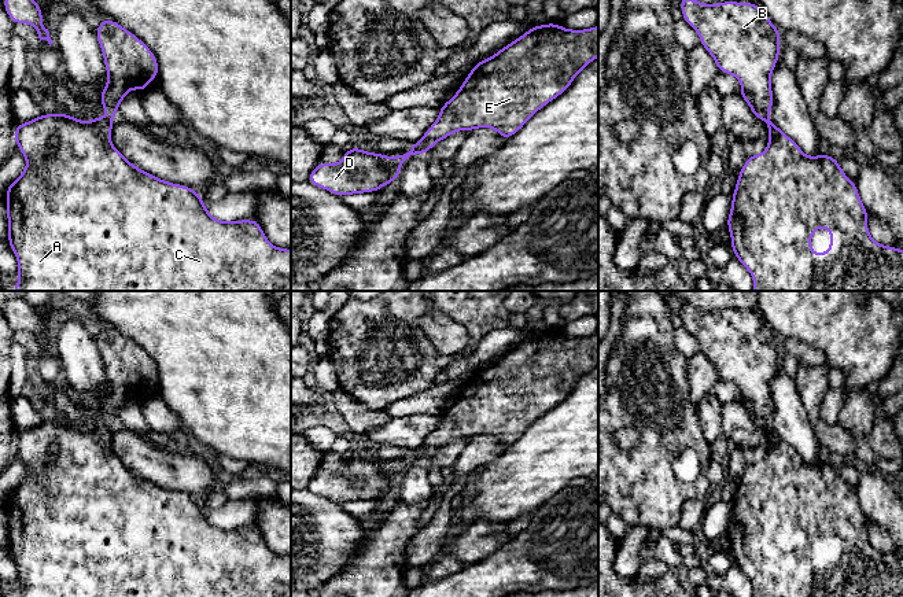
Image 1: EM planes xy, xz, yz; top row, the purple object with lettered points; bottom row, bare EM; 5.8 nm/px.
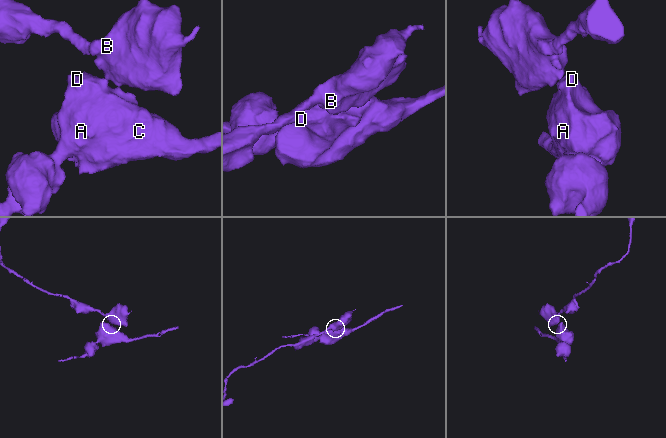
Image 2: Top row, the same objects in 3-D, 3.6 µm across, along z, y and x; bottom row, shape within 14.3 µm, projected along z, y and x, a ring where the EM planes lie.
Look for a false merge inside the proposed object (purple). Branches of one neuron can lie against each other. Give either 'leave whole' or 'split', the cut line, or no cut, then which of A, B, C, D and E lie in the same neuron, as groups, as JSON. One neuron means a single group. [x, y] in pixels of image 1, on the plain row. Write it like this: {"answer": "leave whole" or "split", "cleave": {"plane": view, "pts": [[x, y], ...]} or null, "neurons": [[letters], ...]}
{"answer": "split", "cleave": {"plane": "xz", "pts": [[412, 456], [417, 460]]}, "neurons": [["A", "C", "D"], ["B", "E"]]}

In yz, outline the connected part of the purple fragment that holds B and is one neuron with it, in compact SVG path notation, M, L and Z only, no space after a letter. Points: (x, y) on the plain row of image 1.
M682 302L683 328L699 342L719 380L733 382L752 421L766 428L774 412L771 380L779 366L781 340L756 310L700 310Z

